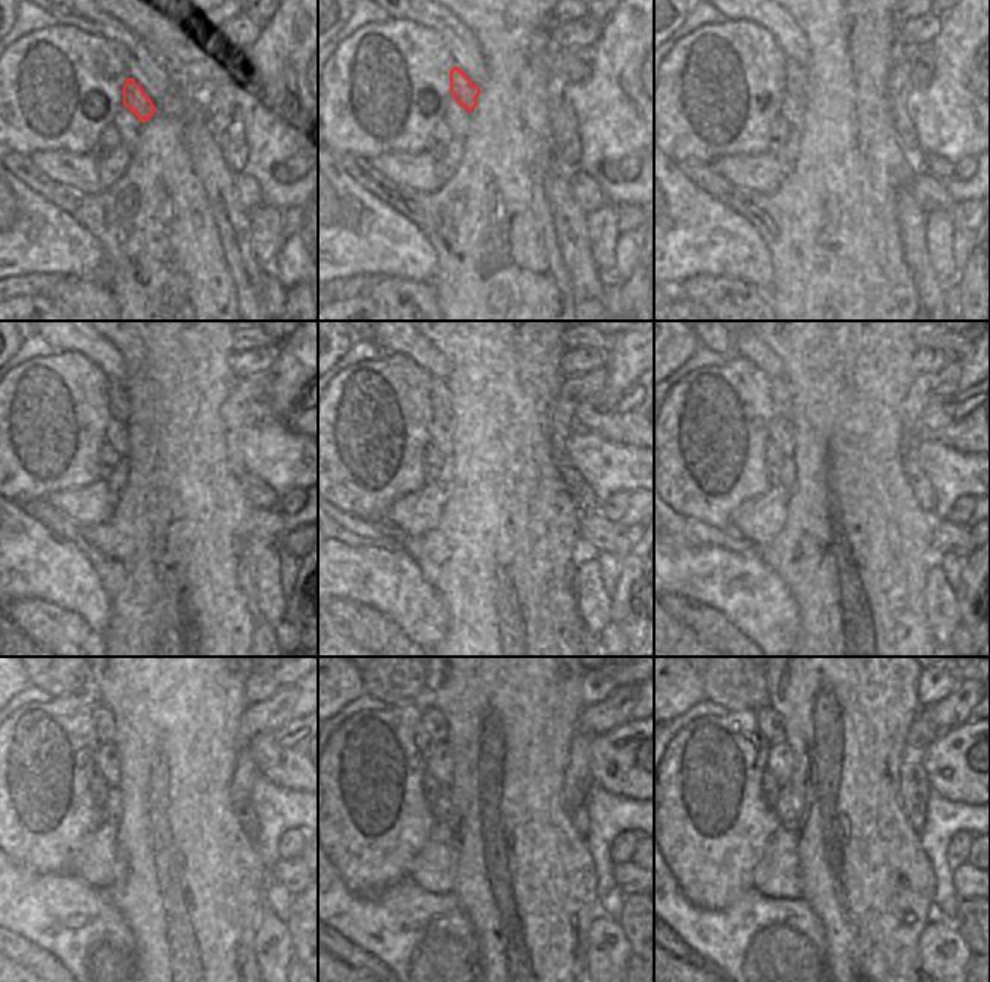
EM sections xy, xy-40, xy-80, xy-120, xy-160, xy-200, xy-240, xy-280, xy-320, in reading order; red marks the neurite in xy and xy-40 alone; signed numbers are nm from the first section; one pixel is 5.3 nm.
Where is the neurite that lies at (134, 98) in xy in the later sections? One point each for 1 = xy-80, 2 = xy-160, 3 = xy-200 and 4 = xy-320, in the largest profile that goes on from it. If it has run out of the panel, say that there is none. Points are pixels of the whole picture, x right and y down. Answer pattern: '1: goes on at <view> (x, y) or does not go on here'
1: goes on at xy-80 (795, 75)
2: goes on at xy-160 (441, 398)
3: goes on at xy-200 (779, 390)
4: goes on at xy-320 (768, 721)

